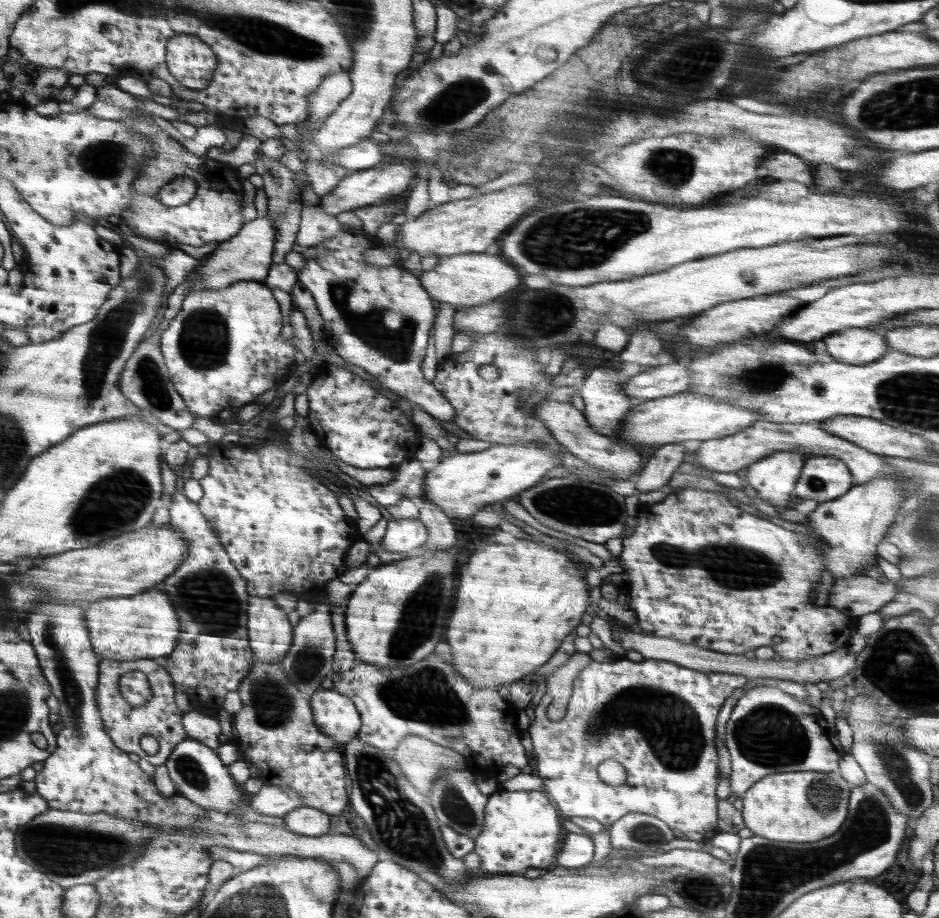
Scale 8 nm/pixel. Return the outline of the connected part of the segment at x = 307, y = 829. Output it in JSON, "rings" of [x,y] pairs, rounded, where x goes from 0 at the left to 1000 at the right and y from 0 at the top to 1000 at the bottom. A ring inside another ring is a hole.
{"rings":[[[319,877],[315,881],[301,890],[302,900],[308,905],[321,908],[322,911],[339,911],[347,907],[354,907],[351,901],[351,888]]]}

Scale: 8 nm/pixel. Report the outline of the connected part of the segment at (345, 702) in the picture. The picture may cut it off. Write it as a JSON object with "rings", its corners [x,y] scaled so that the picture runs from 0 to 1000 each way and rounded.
{"rings":[[[341,751],[331,759],[334,784],[343,796],[367,814],[383,796],[383,778],[373,760],[356,751]]]}

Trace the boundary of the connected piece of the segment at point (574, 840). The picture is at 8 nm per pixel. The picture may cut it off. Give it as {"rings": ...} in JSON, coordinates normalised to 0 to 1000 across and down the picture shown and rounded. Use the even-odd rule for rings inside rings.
{"rings":[[[604,906],[597,919],[592,941],[603,946],[624,943],[633,935],[633,918],[629,911]]]}

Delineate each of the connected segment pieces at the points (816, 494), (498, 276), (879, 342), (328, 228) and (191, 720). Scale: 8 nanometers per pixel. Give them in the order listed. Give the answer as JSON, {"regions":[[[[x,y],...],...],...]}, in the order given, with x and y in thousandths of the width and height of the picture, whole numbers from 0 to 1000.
{"regions":[[[[886,497],[860,501],[852,515],[852,527],[847,527],[848,540],[876,548],[902,539],[907,532],[907,519],[901,505]]],[[[498,275],[489,278],[471,279],[457,296],[450,296],[446,305],[460,325],[469,330],[477,330],[488,336],[526,327],[528,322],[550,314],[554,309],[554,298],[547,290],[543,290],[535,279],[522,279],[520,276]]],[[[903,357],[903,362],[890,362],[890,366],[882,366],[880,379],[875,379],[888,392],[897,392],[903,397],[932,394],[948,383],[939,364],[933,364],[922,357]]],[[[340,224],[321,227],[321,242],[315,266],[321,269],[333,270],[362,253],[363,244],[357,235],[349,234]]],[[[207,773],[200,776],[196,782],[196,792],[199,793],[202,805],[213,806],[231,819],[237,813],[234,809],[234,802],[239,800],[239,793],[232,781]]]]}

